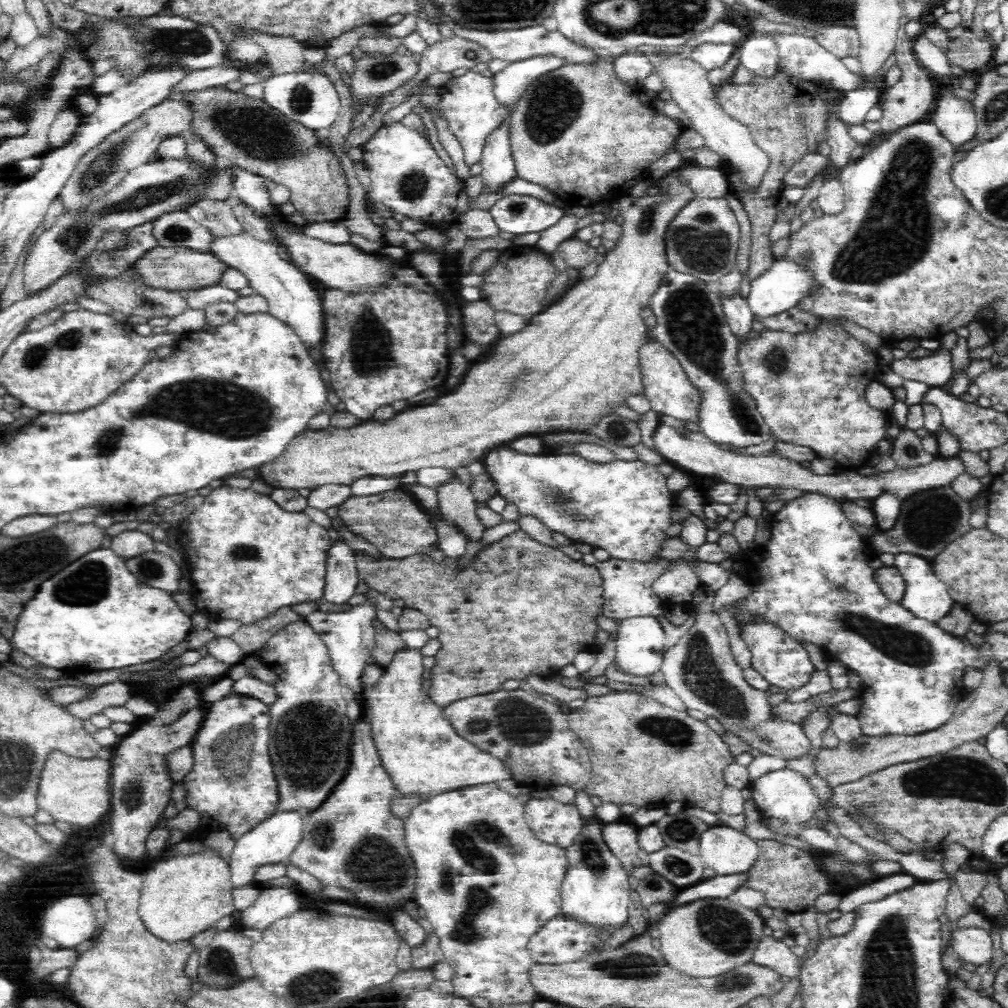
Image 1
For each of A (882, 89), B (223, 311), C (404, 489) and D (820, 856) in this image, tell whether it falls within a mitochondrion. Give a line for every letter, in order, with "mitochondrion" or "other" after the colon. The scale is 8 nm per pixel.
A: other
B: other
C: other
D: other

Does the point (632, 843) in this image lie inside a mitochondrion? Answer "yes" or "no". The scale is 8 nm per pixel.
no

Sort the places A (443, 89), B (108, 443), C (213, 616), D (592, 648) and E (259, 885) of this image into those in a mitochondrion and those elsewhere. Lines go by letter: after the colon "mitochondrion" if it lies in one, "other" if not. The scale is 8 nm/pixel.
A: other
B: mitochondrion
C: other
D: other
E: other

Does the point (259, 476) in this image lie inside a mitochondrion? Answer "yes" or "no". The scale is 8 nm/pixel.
no

